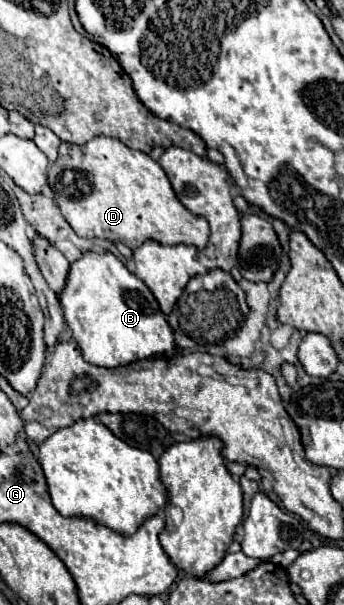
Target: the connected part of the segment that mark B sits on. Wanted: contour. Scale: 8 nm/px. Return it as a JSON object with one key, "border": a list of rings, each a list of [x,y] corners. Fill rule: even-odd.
{"border":[[[85,251],[77,261],[69,265],[67,283],[59,295],[59,305],[63,311],[65,325],[71,329],[75,343],[81,349],[81,355],[85,361],[97,367],[119,367],[127,365],[139,359],[147,359],[153,355],[169,357],[175,353],[175,341],[171,335],[171,327],[165,321],[157,299],[149,291],[149,287],[135,277],[111,251],[97,253],[97,251]]]}

